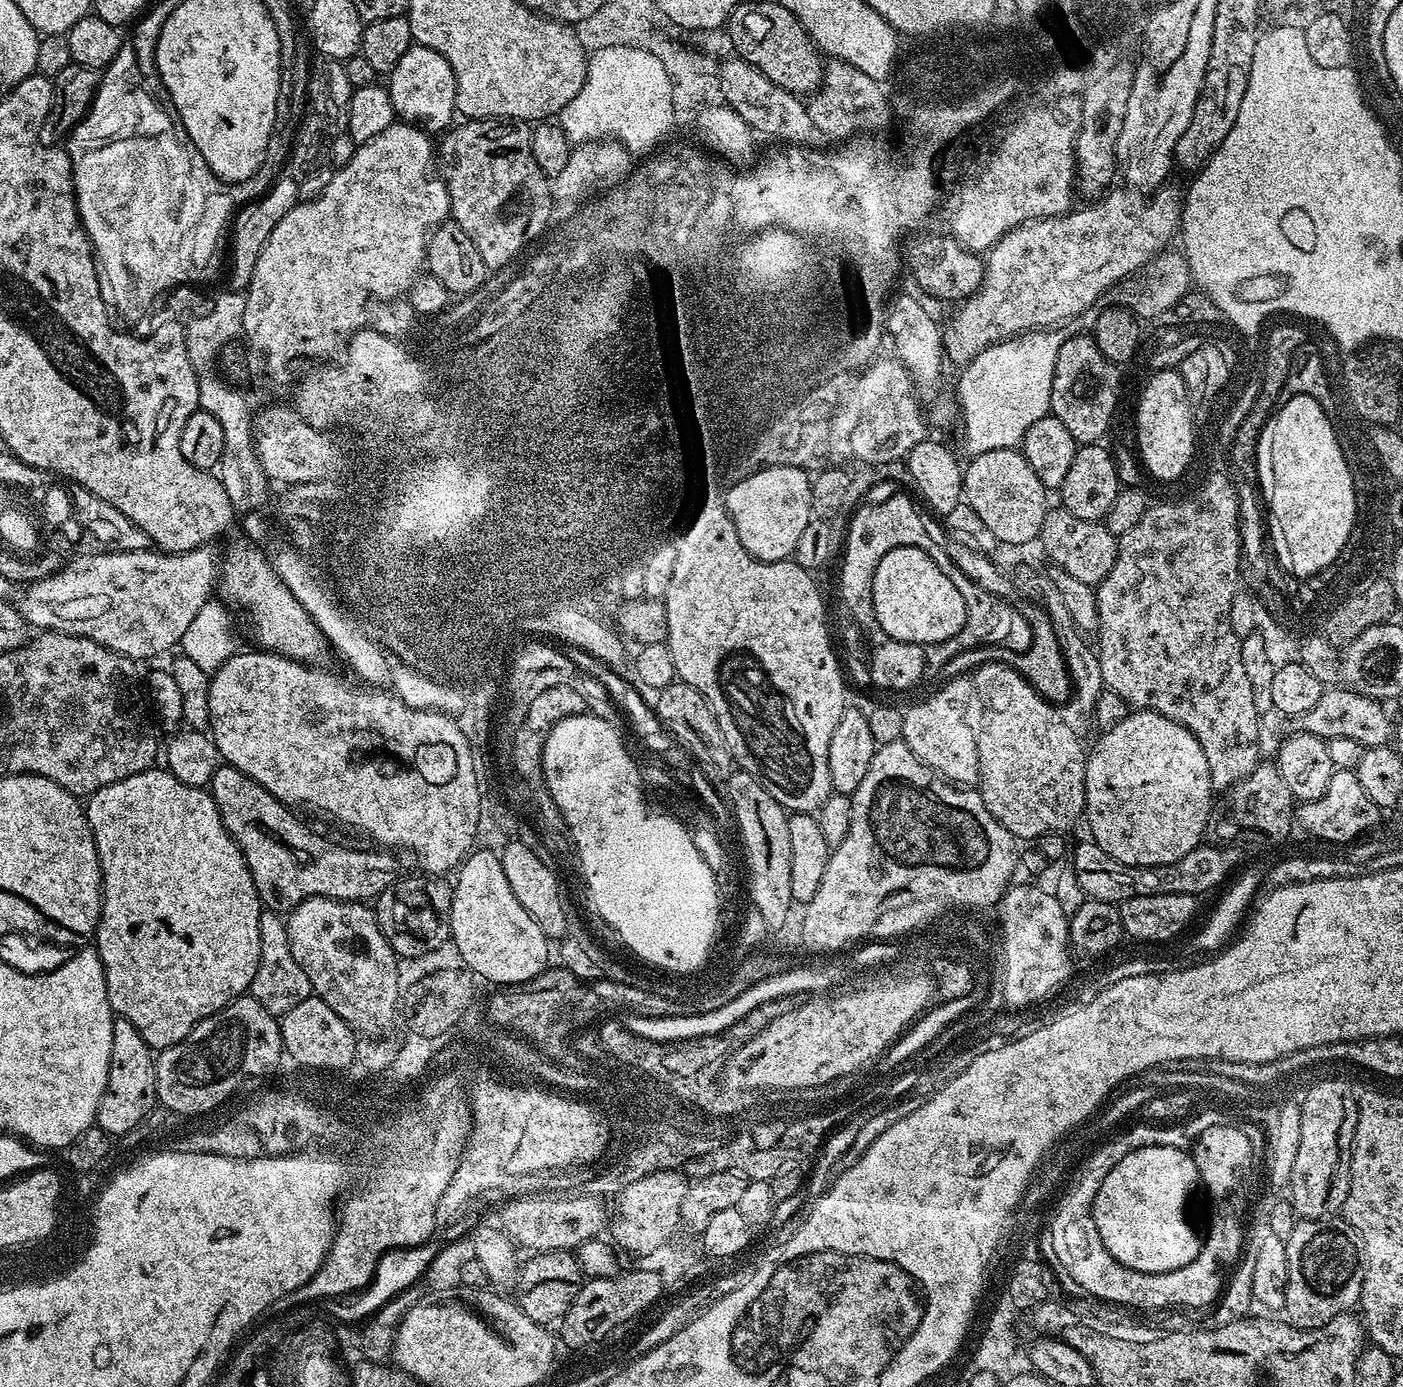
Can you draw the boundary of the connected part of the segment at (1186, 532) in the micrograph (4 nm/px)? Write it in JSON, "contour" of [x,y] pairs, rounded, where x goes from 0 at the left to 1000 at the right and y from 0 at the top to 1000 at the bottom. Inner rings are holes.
{"contour":[[[882,364],[880,366],[827,366],[826,368],[818,368],[818,371],[814,373],[814,376],[811,376],[811,379],[808,379],[808,382],[805,382],[803,386],[800,387],[800,394],[798,396],[795,402],[795,408],[791,411],[791,414],[788,417],[785,418],[780,424],[781,428],[780,446],[782,448],[784,447],[784,466],[783,464],[783,471],[788,497],[797,500],[808,511],[825,513],[831,518],[839,519],[845,526],[848,526],[848,529],[851,529],[851,532],[854,532],[854,538],[857,538],[857,544],[860,544],[860,552],[862,552],[862,561],[867,569],[872,567],[875,569],[876,567],[882,565],[882,563],[888,562],[900,548],[900,544],[898,544],[898,519],[900,519],[900,515],[894,509],[894,497],[891,497],[891,489],[888,489],[888,480],[885,477],[885,469],[884,468],[885,462],[880,457],[880,454],[877,454],[877,434],[880,434],[880,428],[885,426],[885,424],[885,421],[884,421],[884,404],[885,404],[885,394]]]}

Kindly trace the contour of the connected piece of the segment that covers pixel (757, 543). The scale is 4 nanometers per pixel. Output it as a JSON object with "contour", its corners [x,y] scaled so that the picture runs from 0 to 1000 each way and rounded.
{"contour":[[[552,335],[541,337],[518,353],[521,372],[526,382],[529,394],[539,404],[550,405],[561,404],[569,394],[572,382],[580,373],[579,371],[579,347],[577,341],[570,337]]]}

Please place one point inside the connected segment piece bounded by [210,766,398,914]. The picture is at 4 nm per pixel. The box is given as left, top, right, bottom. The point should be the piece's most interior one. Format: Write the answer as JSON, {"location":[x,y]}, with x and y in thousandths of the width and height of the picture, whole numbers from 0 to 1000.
{"location":[207,622]}

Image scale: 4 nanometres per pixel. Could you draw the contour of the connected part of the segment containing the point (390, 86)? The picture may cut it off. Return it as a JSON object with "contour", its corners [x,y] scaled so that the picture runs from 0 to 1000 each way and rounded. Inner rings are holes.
{"contour":[[[294,33],[289,36],[284,48],[281,48],[276,56],[275,63],[283,84],[287,89],[294,89],[304,96],[316,96],[323,89],[322,84],[326,83],[324,50],[321,50],[321,45],[318,45],[315,39],[306,35]]]}

